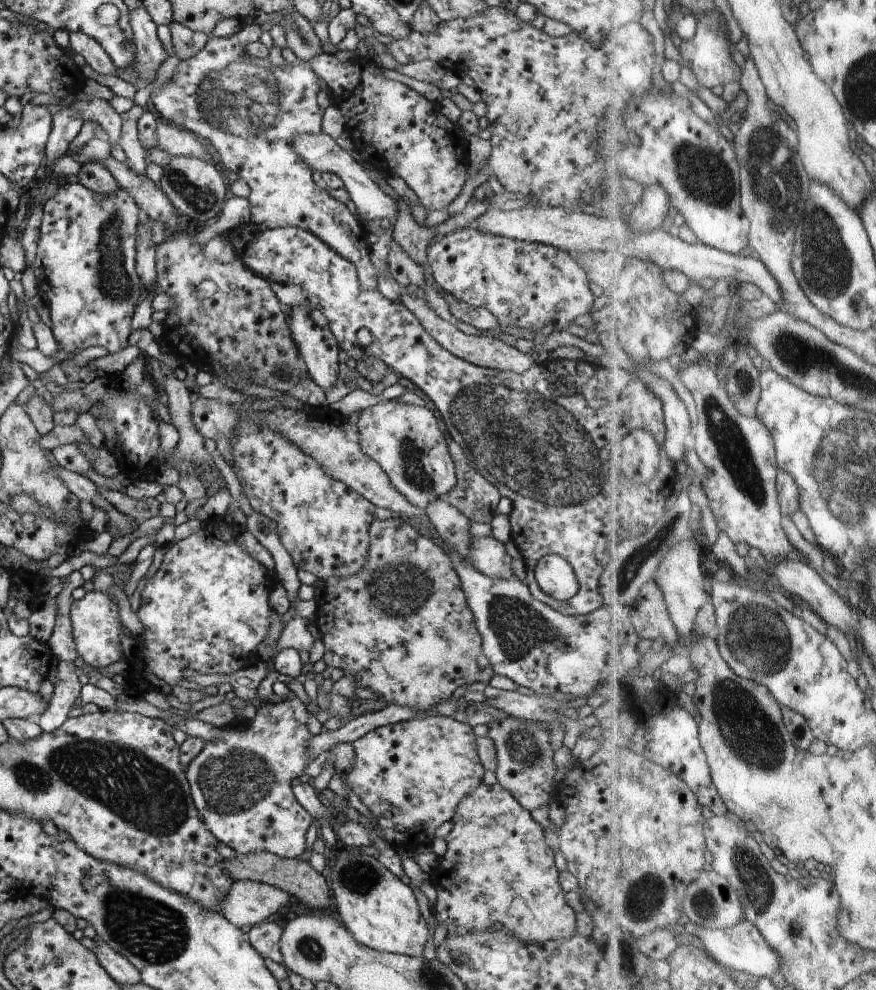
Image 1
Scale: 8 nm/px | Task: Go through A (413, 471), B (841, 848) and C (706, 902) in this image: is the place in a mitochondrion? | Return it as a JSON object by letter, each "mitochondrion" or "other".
{"A":"mitochondrion","B":"other","C":"mitochondrion"}

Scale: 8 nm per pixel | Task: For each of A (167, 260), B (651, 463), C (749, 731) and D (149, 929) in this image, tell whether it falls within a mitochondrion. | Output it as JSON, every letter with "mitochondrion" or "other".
{"A":"mitochondrion","B":"other","C":"mitochondrion","D":"mitochondrion"}

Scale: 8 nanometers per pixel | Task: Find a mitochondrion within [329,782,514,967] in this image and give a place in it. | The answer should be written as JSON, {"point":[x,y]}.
{"point":[358,878]}

